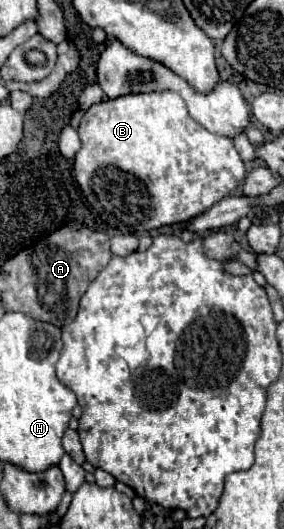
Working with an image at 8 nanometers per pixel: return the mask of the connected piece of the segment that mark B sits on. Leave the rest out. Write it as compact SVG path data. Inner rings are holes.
M171 90L125 94L93 104L77 130L83 146L75 156L75 180L99 216L109 226L127 234L189 222L193 216L207 212L215 202L229 196L245 178L245 166L233 142L225 136L215 136L197 124L189 116L185 100Z

